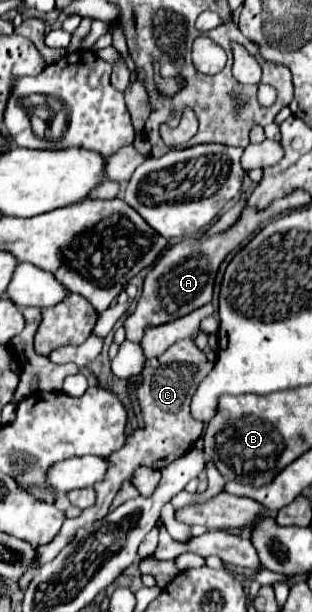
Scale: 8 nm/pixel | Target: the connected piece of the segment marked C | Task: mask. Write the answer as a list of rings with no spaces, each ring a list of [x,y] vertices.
[[[192,337],[180,339],[176,341],[170,349],[166,349],[160,357],[148,359],[142,367],[142,383],[136,387],[136,399],[140,403],[142,409],[142,417],[144,417],[144,427],[136,429],[134,435],[128,435],[124,441],[124,447],[110,453],[106,457],[108,461],[108,471],[104,475],[102,481],[98,481],[94,485],[96,491],[96,503],[90,505],[88,509],[82,511],[80,517],[76,519],[66,519],[60,533],[44,547],[38,549],[38,561],[40,567],[48,561],[52,561],[72,539],[78,527],[84,527],[86,523],[94,523],[102,517],[106,517],[108,507],[114,499],[114,495],[118,493],[122,481],[132,479],[132,473],[136,467],[140,465],[148,465],[154,469],[162,469],[166,465],[170,465],[174,459],[182,457],[186,451],[192,449],[192,445],[196,443],[196,439],[202,435],[204,425],[198,423],[192,415],[190,415],[190,399],[194,393],[194,387],[206,377],[206,373],[212,369],[214,365],[206,359],[206,355],[196,347]]]

